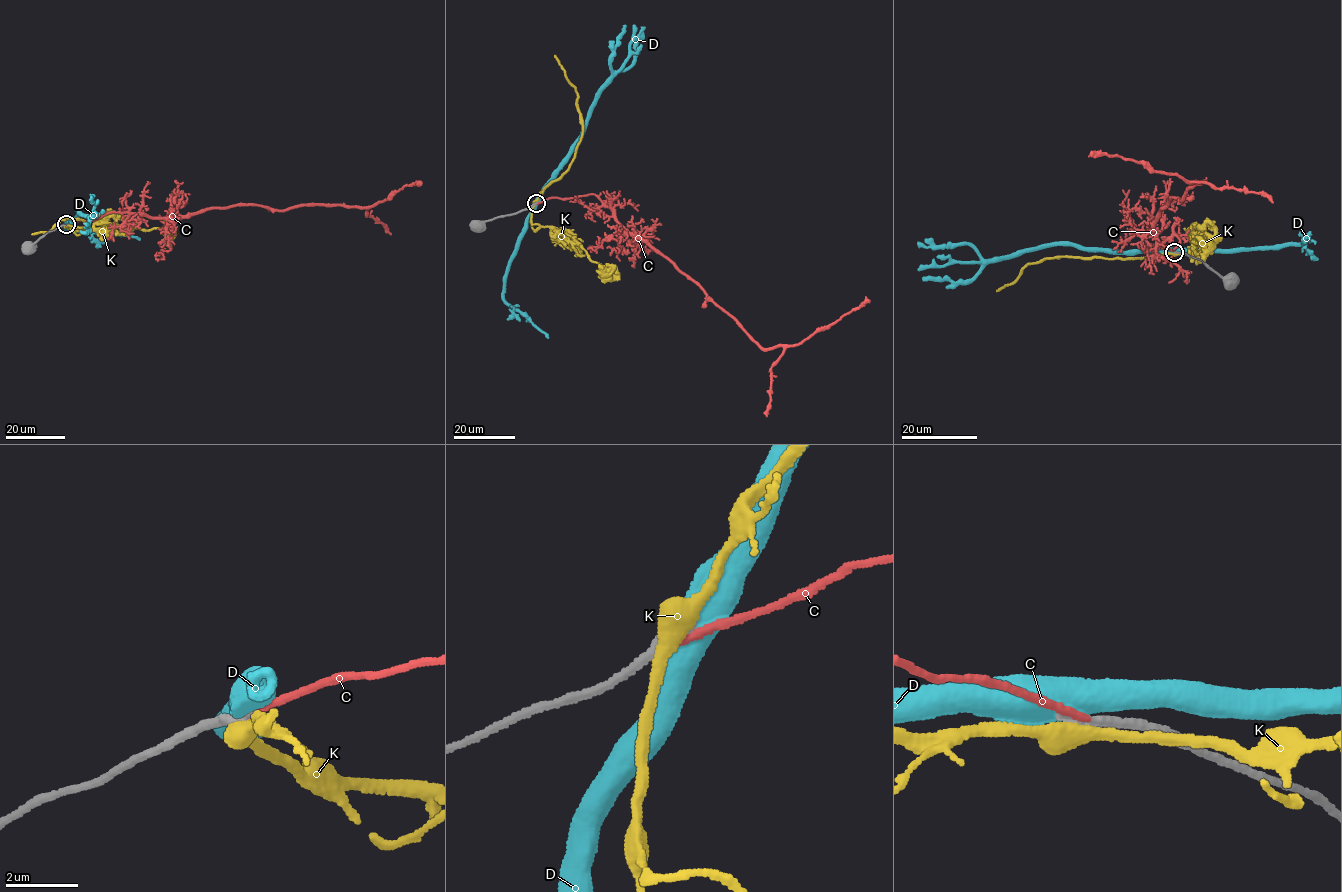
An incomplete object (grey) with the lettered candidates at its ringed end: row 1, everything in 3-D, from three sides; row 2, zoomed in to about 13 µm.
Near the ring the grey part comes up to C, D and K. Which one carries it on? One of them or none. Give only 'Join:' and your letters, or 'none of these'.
Join: none of these

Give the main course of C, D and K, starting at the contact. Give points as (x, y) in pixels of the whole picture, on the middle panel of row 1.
C: (535, 204), (549, 198), (595, 194), (628, 231), (664, 255), (763, 348), (802, 342), (869, 300)
D: (534, 204), (580, 136), (588, 113), (602, 89), (615, 74), (631, 65), (640, 30), (645, 27)
K: (535, 203), (544, 188), (560, 179), (568, 168), (582, 136), (578, 93), (555, 55)

